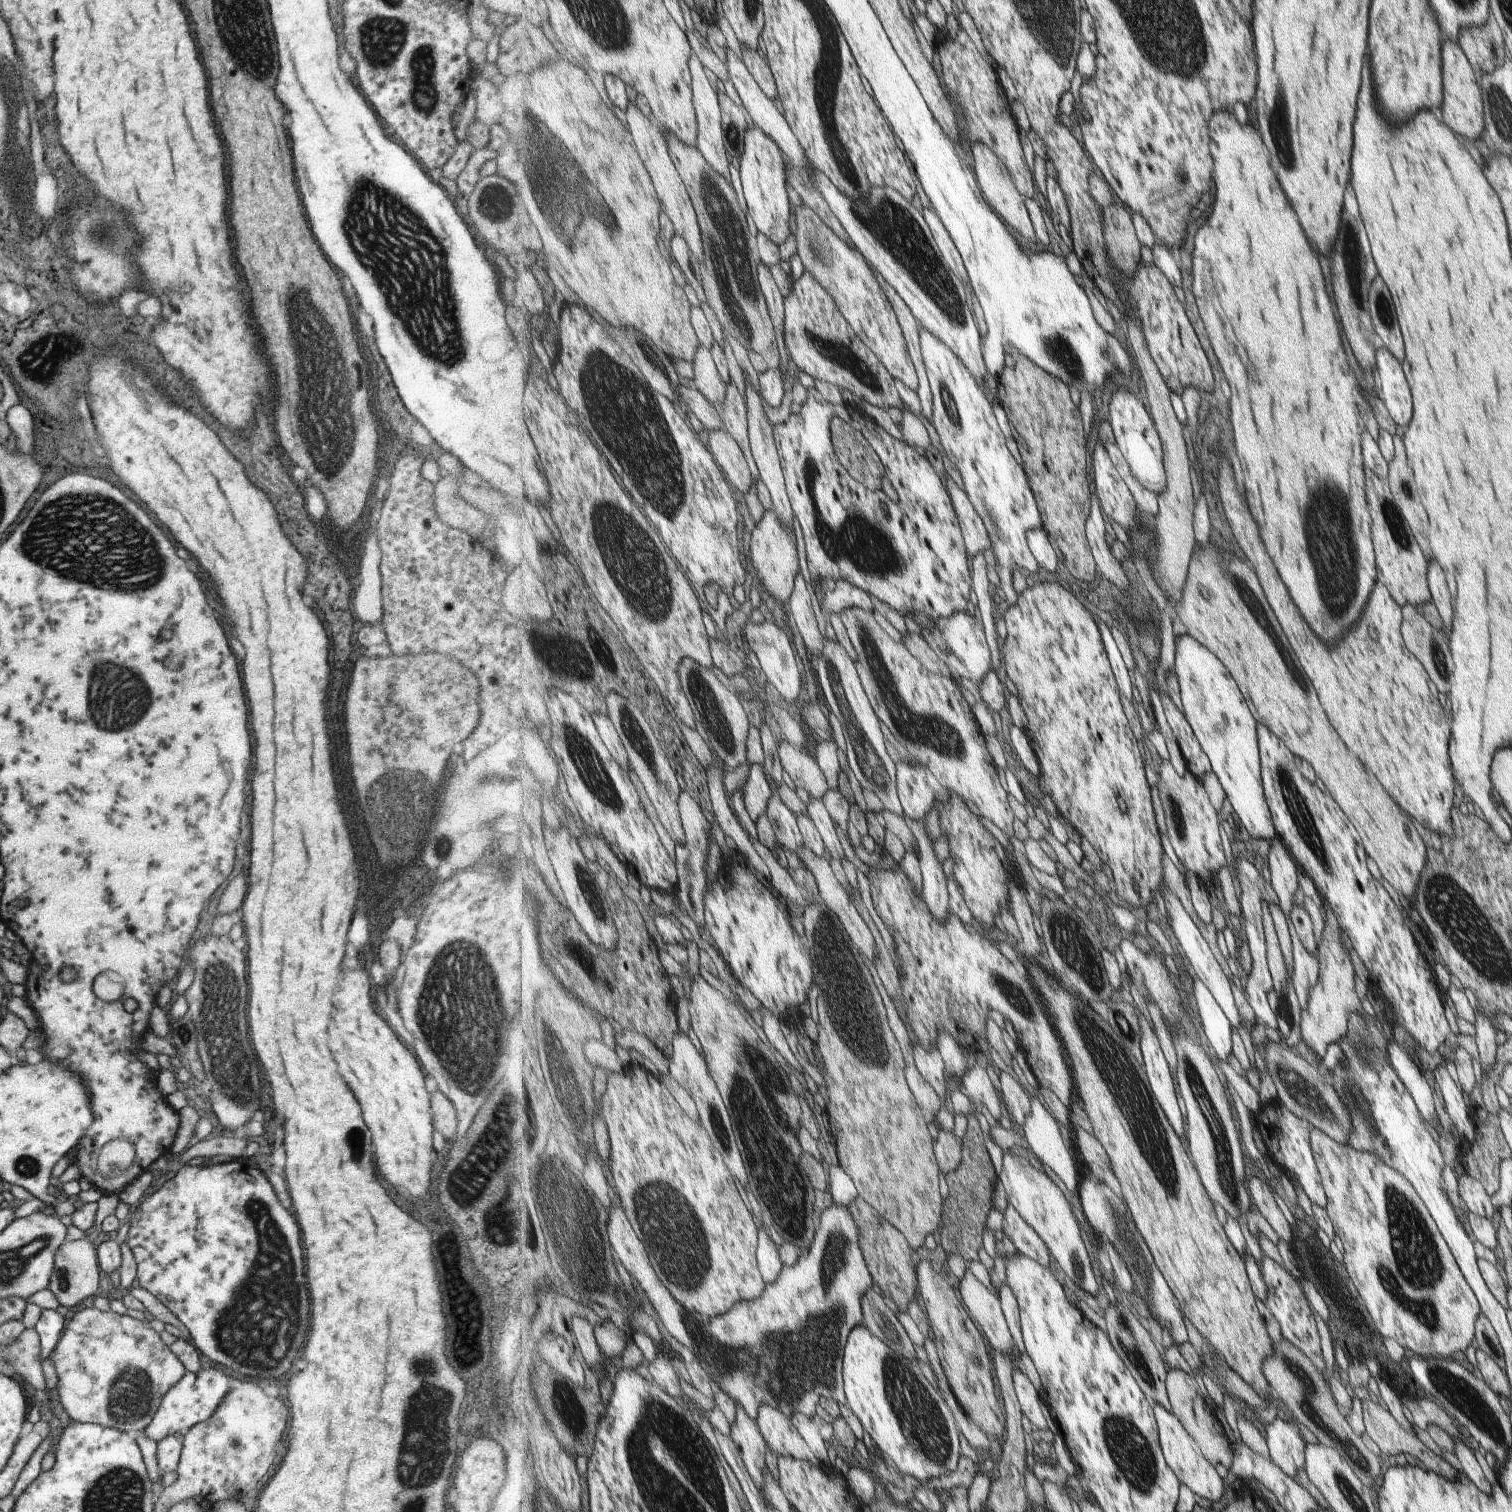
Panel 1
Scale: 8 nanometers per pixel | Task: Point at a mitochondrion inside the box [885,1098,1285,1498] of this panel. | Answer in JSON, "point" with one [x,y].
{"point":[1127,1445]}

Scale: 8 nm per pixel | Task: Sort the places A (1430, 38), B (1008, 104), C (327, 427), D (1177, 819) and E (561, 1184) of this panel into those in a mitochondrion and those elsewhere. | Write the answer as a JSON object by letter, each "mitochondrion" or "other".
{"A":"other","B":"other","C":"mitochondrion","D":"mitochondrion","E":"mitochondrion"}

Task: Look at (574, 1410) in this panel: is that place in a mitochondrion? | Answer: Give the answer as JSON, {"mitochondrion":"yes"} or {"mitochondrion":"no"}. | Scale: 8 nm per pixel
{"mitochondrion":"yes"}

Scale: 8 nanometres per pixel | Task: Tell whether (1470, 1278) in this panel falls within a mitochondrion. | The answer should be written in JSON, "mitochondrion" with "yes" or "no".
{"mitochondrion":"no"}

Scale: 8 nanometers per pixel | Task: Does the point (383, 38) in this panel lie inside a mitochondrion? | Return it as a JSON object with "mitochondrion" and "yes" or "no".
{"mitochondrion":"yes"}

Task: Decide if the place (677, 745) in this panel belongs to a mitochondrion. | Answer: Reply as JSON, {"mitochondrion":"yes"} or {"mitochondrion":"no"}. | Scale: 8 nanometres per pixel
{"mitochondrion":"no"}

